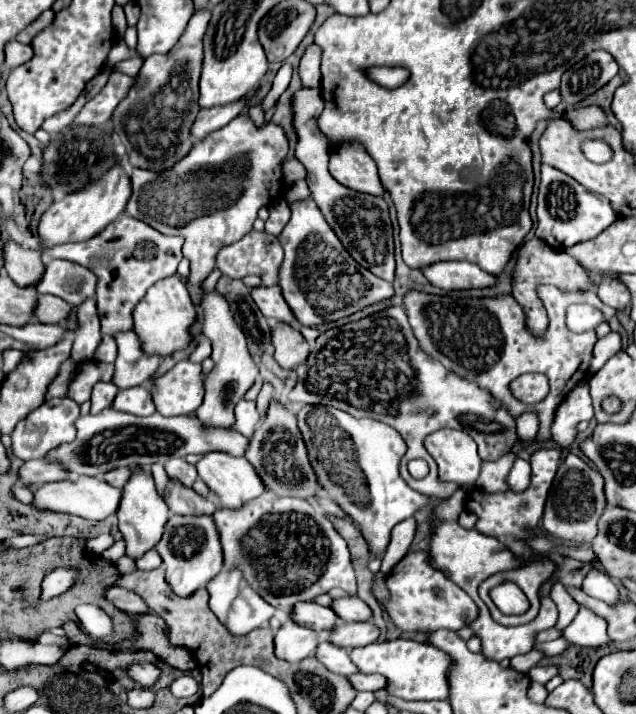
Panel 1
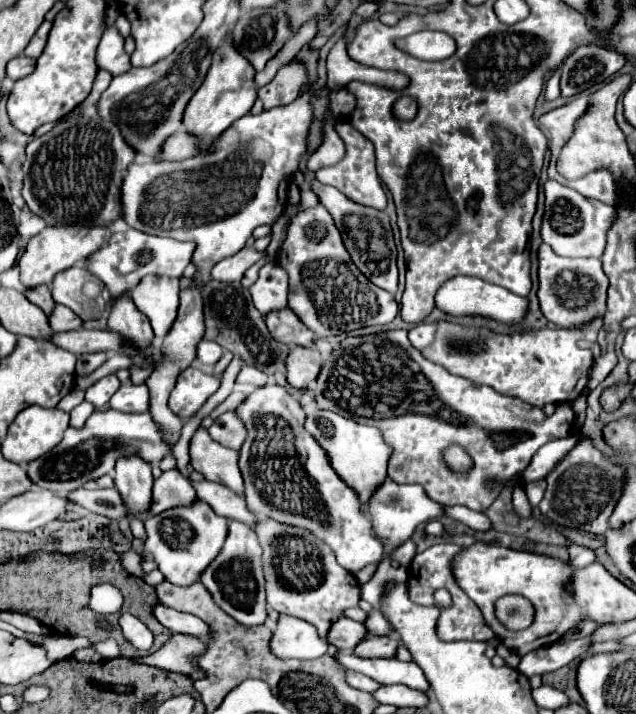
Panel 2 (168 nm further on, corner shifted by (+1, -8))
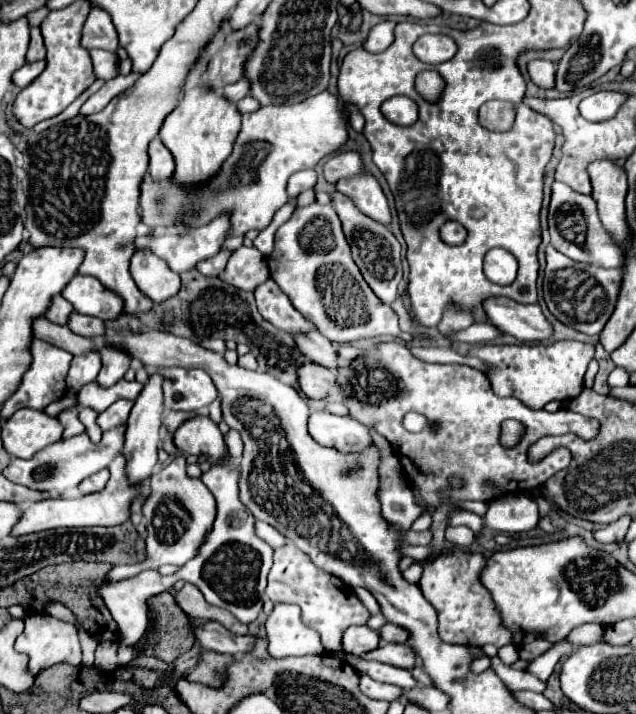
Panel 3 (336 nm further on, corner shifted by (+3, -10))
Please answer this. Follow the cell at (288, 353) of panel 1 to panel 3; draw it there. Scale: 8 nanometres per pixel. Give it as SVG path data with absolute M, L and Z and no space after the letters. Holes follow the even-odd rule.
M305 362L299 368L299 386L307 398L323 400L327 398L329 390L337 386L337 378L329 368L317 366L313 362Z

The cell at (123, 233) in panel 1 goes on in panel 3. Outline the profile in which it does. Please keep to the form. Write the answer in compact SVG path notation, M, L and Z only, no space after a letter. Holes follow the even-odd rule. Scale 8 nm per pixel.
M219 214L215 216L209 224L205 226L199 226L199 228L193 228L189 230L189 234L185 234L185 238L177 238L175 234L161 234L157 238L149 238L149 236L139 236L135 246L141 248L141 246L149 246L159 258L163 258L173 272L185 272L189 268L195 268L197 262L205 260L205 258L211 258L215 254L219 254L223 242L229 238L229 232L231 232L231 222L229 222L229 216L231 214Z

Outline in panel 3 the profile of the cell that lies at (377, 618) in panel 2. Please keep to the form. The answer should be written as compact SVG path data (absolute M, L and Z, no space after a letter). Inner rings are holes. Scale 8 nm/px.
M385 624L379 630L379 636L385 642L399 642L399 644L403 644L403 642L409 640L409 632L405 628L401 628L401 626L395 626L395 624Z

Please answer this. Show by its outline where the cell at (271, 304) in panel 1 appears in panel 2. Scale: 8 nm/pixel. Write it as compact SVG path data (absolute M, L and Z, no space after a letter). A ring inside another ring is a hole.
M283 308L277 312L269 312L265 316L265 324L271 336L283 344L291 346L313 346L313 332L303 326L303 322L291 312L291 308Z

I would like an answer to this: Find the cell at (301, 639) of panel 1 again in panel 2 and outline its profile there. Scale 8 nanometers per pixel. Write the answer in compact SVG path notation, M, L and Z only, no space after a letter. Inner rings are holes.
M279 616L271 638L271 652L277 658L319 658L327 652L327 642L317 634L315 626L293 616Z

